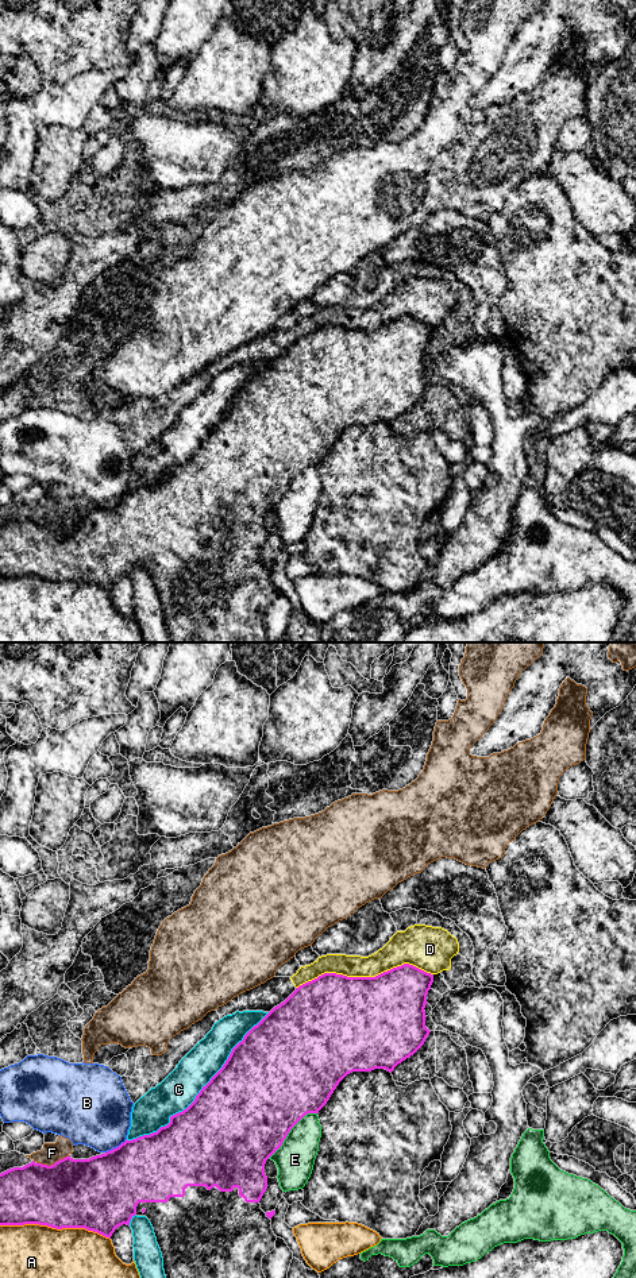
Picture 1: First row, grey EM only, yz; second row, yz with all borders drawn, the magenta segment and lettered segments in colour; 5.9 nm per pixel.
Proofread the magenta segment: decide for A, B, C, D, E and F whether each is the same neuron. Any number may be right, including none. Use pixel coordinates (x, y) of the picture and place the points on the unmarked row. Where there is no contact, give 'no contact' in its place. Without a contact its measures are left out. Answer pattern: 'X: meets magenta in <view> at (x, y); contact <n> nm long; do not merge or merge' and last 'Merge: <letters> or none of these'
A: meets magenta in yz at (56, 579); contact 650 nm long; do not merge
B: meets magenta in yz at (116, 499); contact 160 nm long; do not merge
C: meets magenta in yz at (200, 443); contact 1150 nm long; do not merge
D: meets magenta in yz at (363, 329); contact 800 nm long; do not merge
E: meets magenta in yz at (289, 483); contact 400 nm long; do not merge
F: meets magenta in yz at (54, 516); contact 200 nm long; do not merge
Merge: none of these

